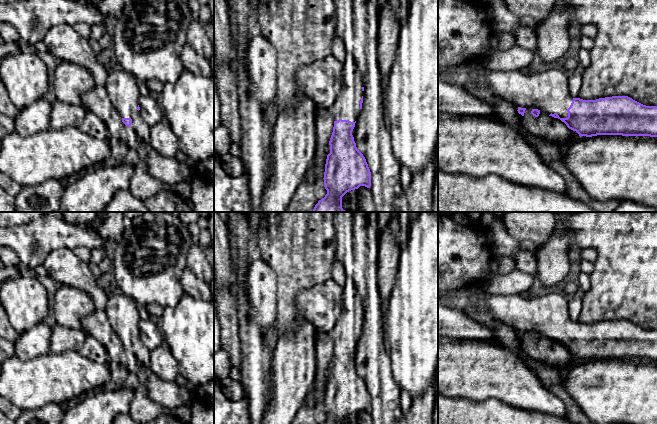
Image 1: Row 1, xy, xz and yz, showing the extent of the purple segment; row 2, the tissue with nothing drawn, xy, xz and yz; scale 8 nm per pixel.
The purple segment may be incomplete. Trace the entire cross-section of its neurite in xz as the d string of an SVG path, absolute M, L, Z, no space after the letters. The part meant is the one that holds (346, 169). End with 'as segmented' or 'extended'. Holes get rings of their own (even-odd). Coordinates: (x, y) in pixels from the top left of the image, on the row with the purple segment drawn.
M347 52L340 92L328 108L334 118L334 127L323 178L327 194L312 212L346 212L342 208L342 197L360 186L371 186L370 169L352 135L362 109L363 91L362 76L353 55Z; extended

